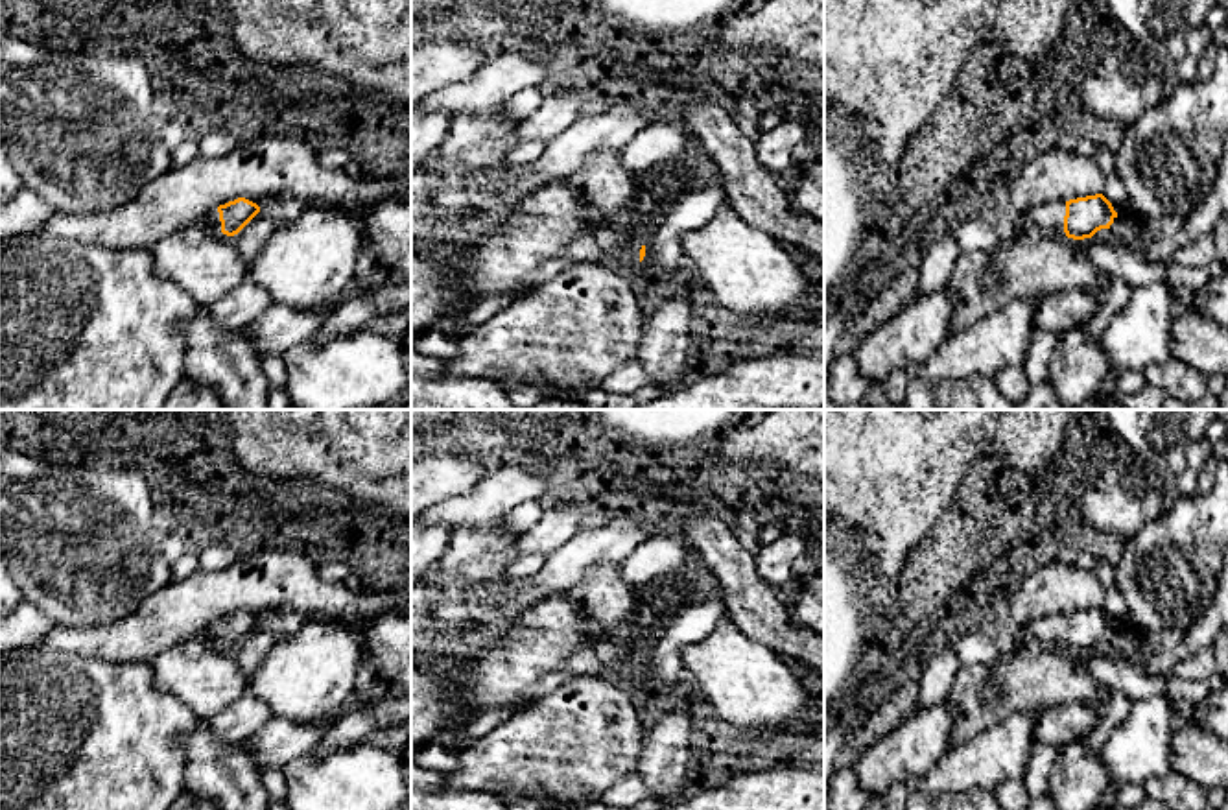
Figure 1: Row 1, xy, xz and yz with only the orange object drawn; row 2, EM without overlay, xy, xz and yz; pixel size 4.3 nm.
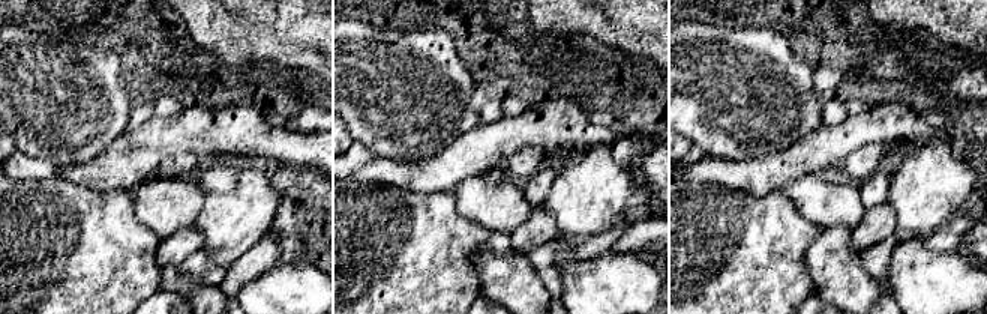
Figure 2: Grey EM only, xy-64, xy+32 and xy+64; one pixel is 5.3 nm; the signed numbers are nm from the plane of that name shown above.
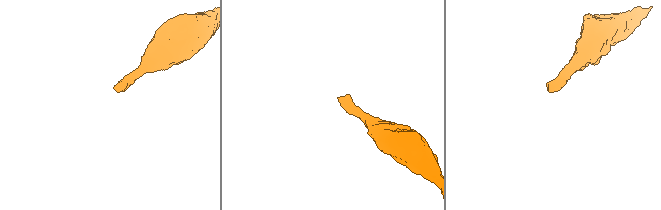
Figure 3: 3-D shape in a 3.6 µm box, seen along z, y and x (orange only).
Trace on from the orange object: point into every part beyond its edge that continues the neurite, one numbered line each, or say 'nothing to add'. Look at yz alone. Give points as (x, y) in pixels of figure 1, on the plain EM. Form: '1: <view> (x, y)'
1: yz (1048, 631)

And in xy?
1: xy (211, 635)

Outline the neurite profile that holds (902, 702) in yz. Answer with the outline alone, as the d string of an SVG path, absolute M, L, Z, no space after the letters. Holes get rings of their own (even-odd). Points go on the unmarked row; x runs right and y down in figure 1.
M915 675L905 681L856 729L848 740L857 753L874 745L916 710L920 686Z

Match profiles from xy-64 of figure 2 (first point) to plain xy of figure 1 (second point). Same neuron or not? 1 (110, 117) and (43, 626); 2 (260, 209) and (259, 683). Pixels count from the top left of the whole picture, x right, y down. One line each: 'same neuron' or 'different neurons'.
1: different neurons
2: same neuron

